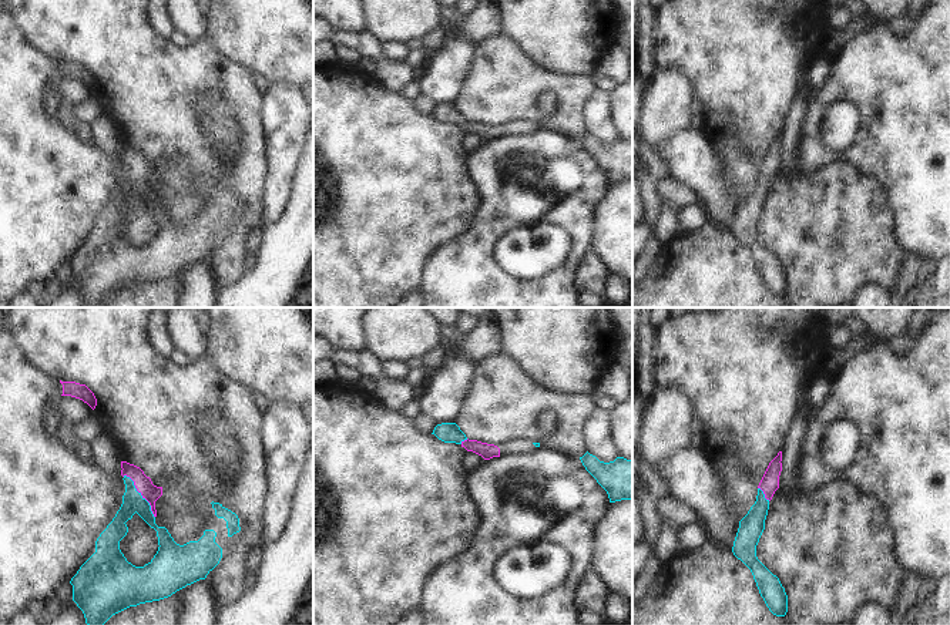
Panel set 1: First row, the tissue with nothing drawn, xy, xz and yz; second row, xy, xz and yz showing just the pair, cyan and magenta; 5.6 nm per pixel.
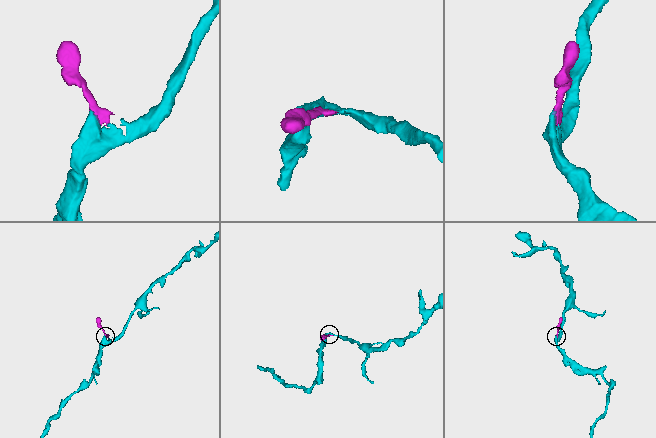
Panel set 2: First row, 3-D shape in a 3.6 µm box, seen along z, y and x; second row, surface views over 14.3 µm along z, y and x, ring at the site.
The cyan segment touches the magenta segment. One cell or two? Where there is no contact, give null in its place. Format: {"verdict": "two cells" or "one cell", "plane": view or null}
{"verdict": "one cell", "plane": "xy"}

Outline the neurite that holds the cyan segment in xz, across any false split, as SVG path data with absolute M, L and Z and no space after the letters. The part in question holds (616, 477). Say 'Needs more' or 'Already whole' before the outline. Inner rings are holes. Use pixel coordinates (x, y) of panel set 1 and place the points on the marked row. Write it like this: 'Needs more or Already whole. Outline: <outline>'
Already whole. Outline: M588 451L580 460L607 491L610 503L632 500L632 460L617 457L614 461L604 463Z

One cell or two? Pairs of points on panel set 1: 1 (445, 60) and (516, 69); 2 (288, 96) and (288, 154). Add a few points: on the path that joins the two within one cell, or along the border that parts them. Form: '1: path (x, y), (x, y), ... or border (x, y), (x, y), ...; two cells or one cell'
1: border (477, 44), (470, 66), (470, 76), (460, 94); two cells
2: path (285, 110), (285, 140); one cell

